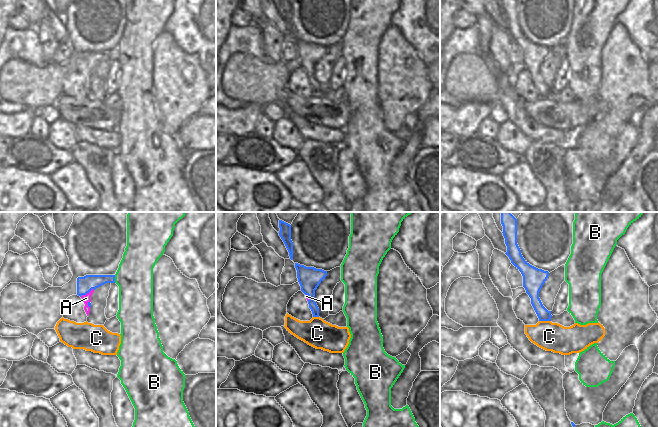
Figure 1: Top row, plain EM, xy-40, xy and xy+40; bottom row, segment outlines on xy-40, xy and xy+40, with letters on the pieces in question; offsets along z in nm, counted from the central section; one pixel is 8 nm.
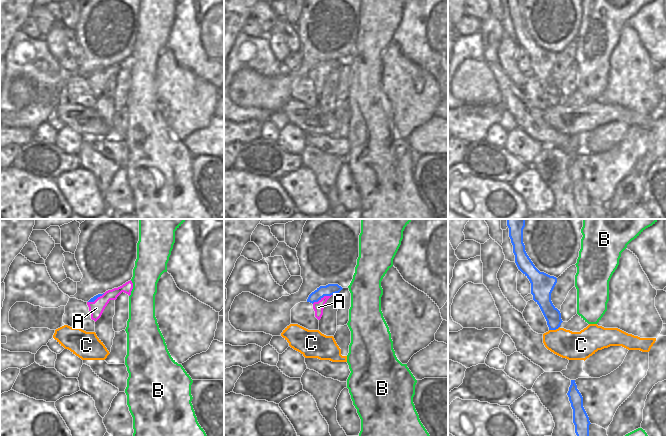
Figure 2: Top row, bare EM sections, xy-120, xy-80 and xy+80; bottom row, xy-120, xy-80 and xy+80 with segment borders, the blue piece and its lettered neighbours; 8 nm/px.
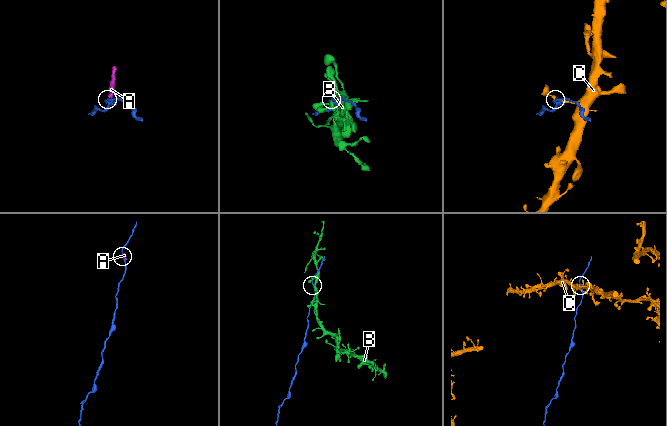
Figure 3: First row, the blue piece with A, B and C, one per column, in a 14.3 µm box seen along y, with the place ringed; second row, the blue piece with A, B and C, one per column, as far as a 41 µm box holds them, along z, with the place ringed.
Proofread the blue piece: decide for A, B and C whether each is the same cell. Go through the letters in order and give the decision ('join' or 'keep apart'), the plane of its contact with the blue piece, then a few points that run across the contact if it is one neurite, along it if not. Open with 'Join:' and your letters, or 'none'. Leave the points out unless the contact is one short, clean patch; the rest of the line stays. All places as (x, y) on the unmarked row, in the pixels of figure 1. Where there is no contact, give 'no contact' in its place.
Join: none
A: keep apart; meets blue in xy-40; line xy-40 (94, 65), (80, 72)
B: keep apart; meets blue in xy-40
C: keep apart; meets blue in xy+40; line xy+40 (539, 96), (550, 97)

